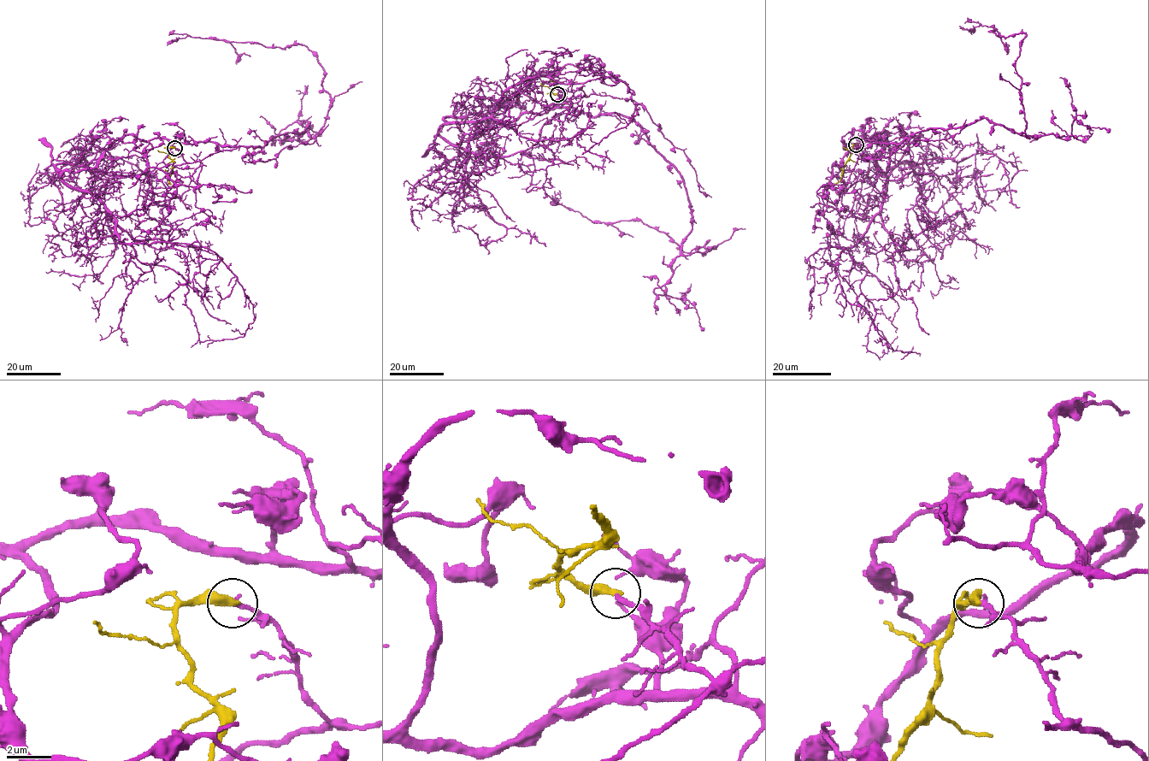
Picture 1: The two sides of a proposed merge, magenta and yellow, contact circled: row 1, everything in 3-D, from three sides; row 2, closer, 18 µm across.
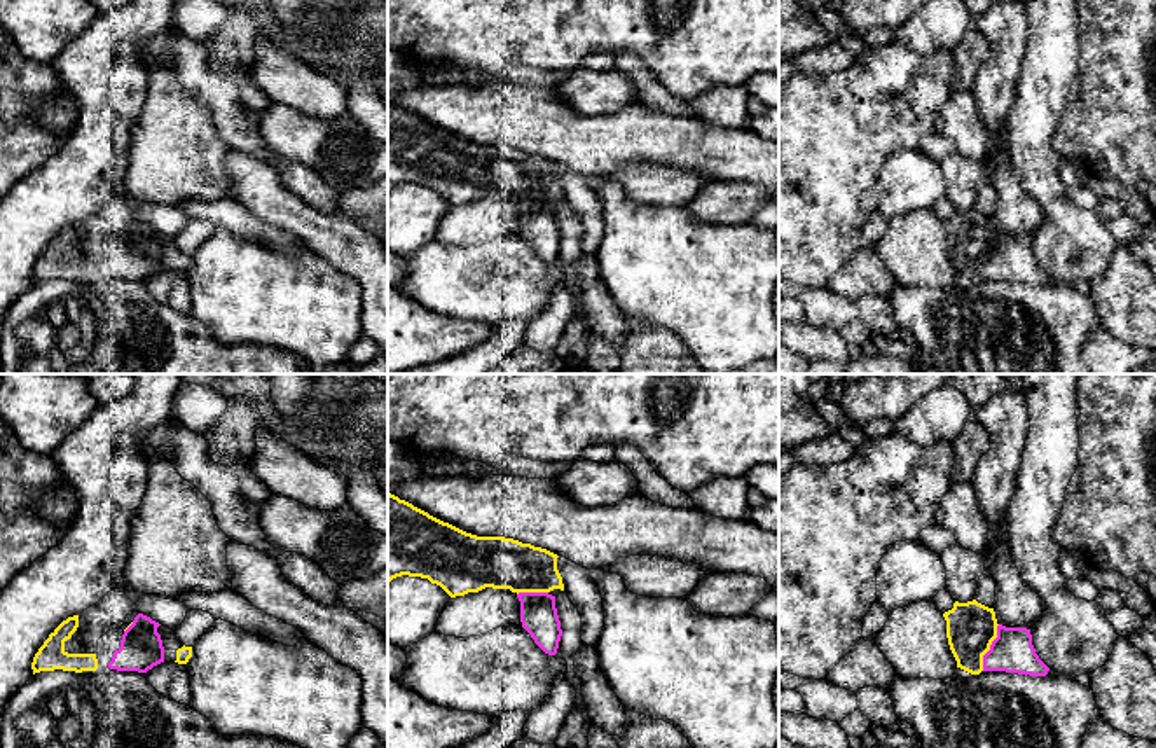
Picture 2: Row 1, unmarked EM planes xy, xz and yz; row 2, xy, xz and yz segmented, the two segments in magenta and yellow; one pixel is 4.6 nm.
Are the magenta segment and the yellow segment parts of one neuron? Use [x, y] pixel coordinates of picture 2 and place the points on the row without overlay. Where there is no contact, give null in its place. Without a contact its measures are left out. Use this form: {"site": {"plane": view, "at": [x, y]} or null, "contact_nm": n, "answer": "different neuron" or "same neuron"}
{"site": {"plane": "yz", "at": [990, 256]}, "contact_nm": 240, "answer": "same neuron"}

